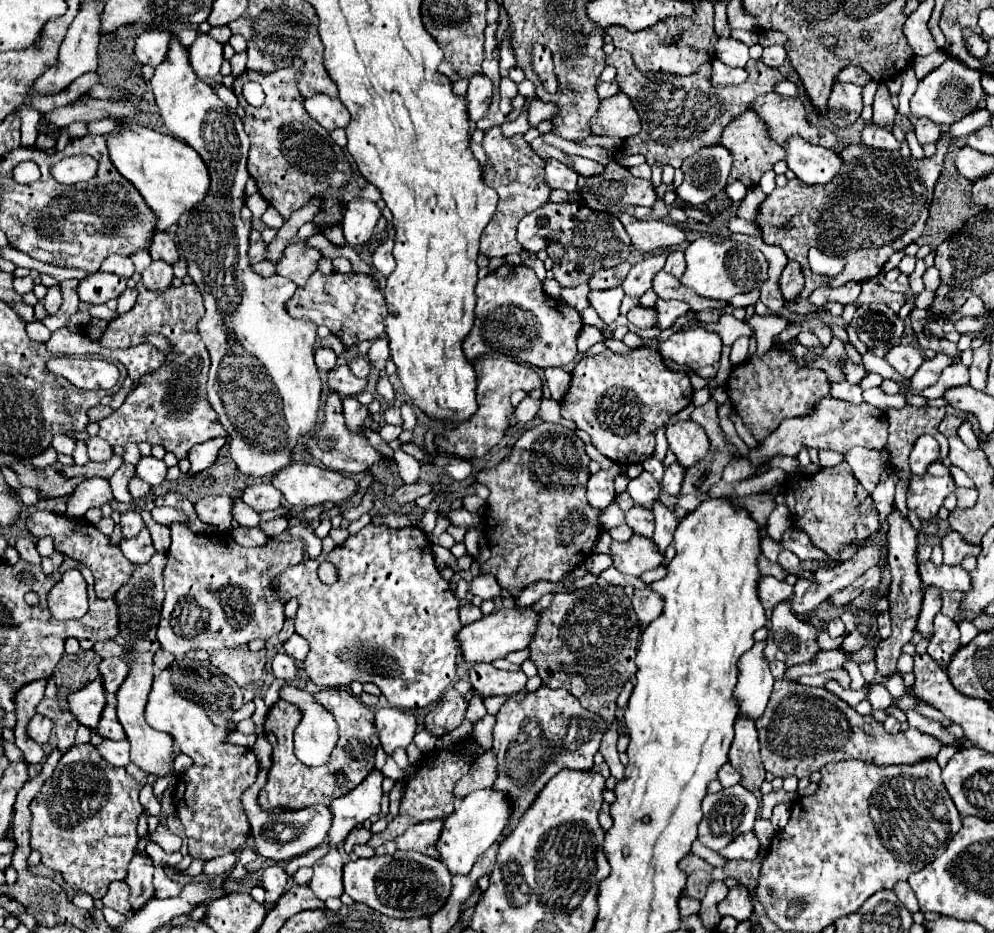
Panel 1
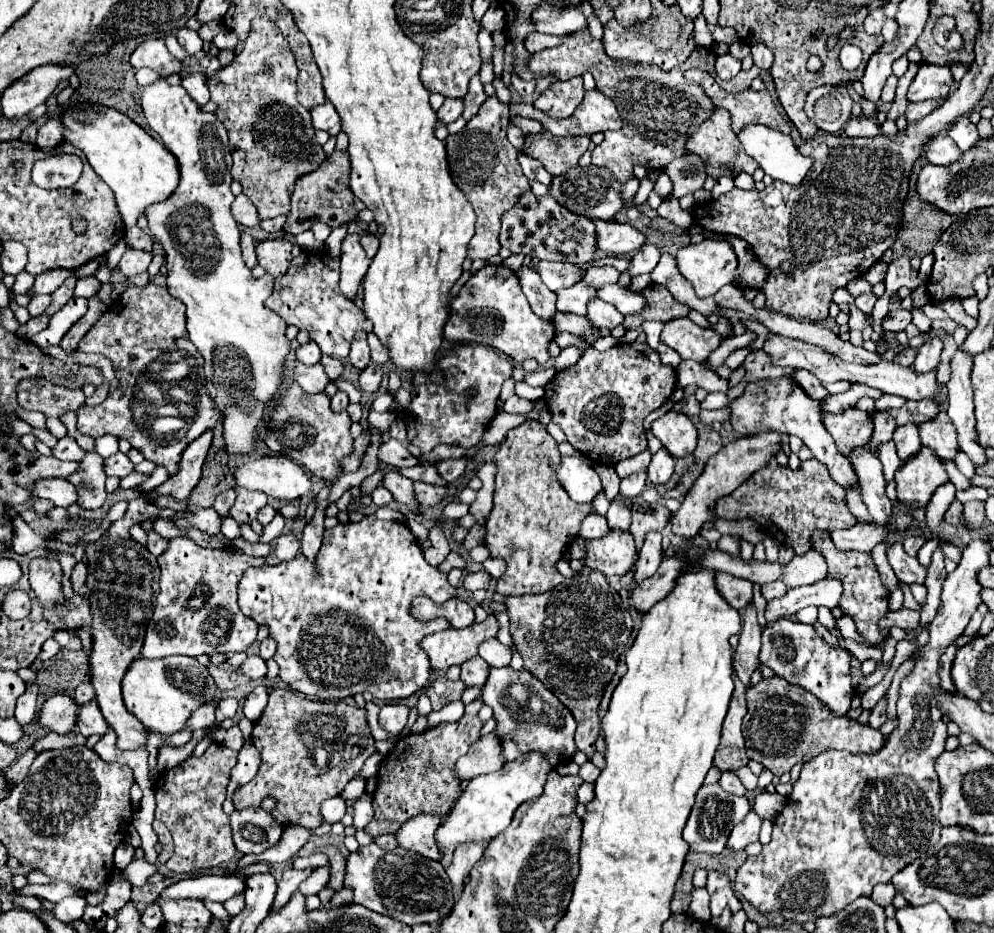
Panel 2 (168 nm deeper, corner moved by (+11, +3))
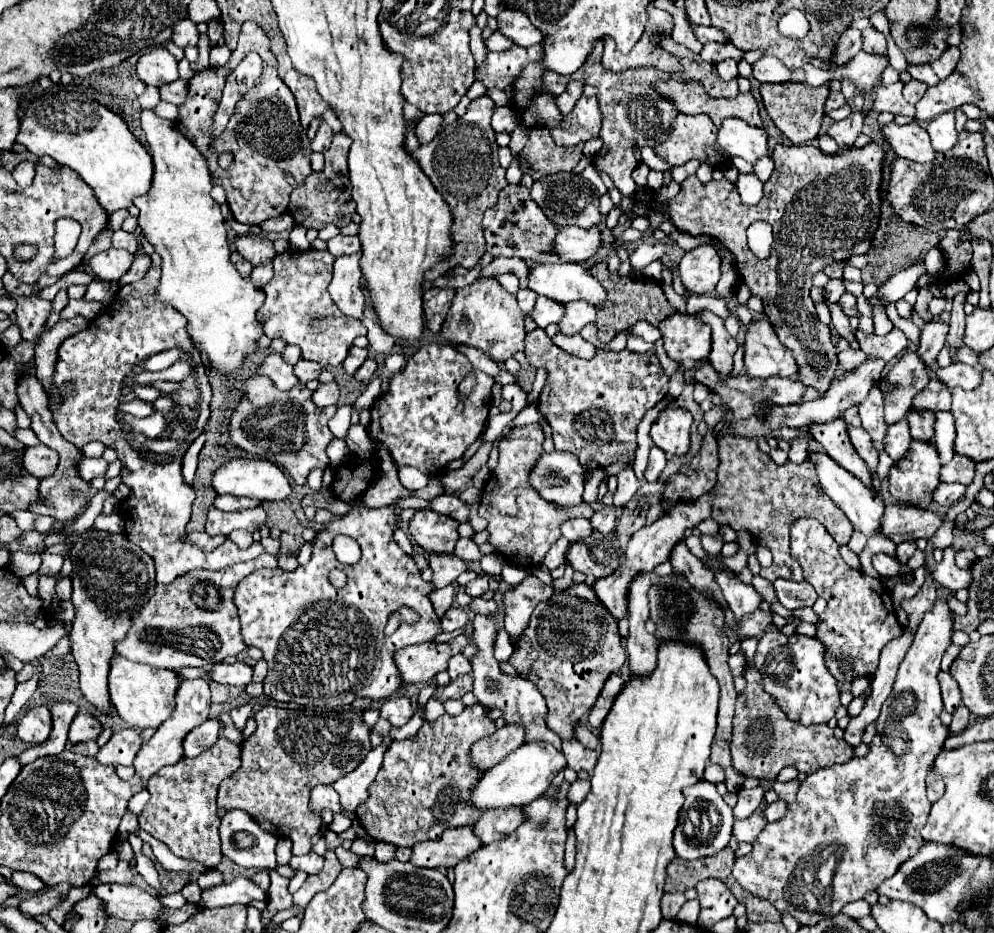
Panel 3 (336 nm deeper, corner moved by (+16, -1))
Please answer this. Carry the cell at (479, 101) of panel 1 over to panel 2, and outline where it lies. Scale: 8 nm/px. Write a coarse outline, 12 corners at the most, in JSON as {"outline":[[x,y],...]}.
{"outline":[[445,100],[437,110],[443,124],[455,122],[463,112],[463,100]]}

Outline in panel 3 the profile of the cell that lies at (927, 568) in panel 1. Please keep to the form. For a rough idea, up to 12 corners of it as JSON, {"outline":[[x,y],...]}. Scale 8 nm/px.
{"outline":[[876,554],[872,564],[880,576],[900,574],[898,558]]}

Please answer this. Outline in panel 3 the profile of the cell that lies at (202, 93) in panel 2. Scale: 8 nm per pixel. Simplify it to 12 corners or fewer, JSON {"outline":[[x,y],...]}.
{"outline":[[174,80],[160,86],[160,98],[182,106],[188,82]]}

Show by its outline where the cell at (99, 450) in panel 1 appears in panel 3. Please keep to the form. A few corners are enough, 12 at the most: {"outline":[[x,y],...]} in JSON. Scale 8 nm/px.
{"outline":[[44,444],[24,450],[24,466],[46,478],[58,466],[56,450]]}

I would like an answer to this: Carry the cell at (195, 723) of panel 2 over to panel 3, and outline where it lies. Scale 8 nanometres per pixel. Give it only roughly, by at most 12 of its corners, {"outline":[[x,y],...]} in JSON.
{"outline":[[184,680],[176,710],[136,754],[146,782],[176,764],[186,734],[208,720],[210,686]]}

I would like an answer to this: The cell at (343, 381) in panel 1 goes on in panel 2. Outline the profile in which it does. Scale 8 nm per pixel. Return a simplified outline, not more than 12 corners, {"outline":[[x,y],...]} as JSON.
{"outline":[[295,362],[291,378],[309,394],[331,382],[321,364]]}

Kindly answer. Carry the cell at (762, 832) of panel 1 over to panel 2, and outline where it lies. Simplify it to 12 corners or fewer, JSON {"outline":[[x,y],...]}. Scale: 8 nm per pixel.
{"outline":[[761,792],[753,810],[763,820],[773,820],[785,798]]}

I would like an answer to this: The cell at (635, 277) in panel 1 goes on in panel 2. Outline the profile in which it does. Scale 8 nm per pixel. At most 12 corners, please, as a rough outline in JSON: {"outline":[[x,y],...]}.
{"outline":[[641,246],[629,274],[649,274],[659,262],[659,248]]}

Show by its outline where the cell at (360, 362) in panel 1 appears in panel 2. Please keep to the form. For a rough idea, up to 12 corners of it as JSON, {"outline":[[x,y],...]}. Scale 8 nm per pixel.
{"outline":[[321,356],[319,360],[329,378],[343,374],[343,364],[337,358]]}

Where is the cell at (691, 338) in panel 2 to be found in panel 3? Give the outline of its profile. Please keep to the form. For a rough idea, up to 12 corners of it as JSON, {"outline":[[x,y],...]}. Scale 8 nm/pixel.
{"outline":[[690,314],[660,322],[666,354],[684,364],[708,358],[710,326]]}

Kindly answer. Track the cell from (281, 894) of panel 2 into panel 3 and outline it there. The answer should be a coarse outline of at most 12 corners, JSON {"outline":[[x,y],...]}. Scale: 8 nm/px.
{"outline":[[314,854],[292,858],[294,872],[318,874],[324,858]]}

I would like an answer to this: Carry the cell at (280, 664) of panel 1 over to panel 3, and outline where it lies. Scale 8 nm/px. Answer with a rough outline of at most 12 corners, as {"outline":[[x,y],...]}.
{"outline":[[246,662],[214,664],[212,678],[220,684],[248,686],[252,666]]}

